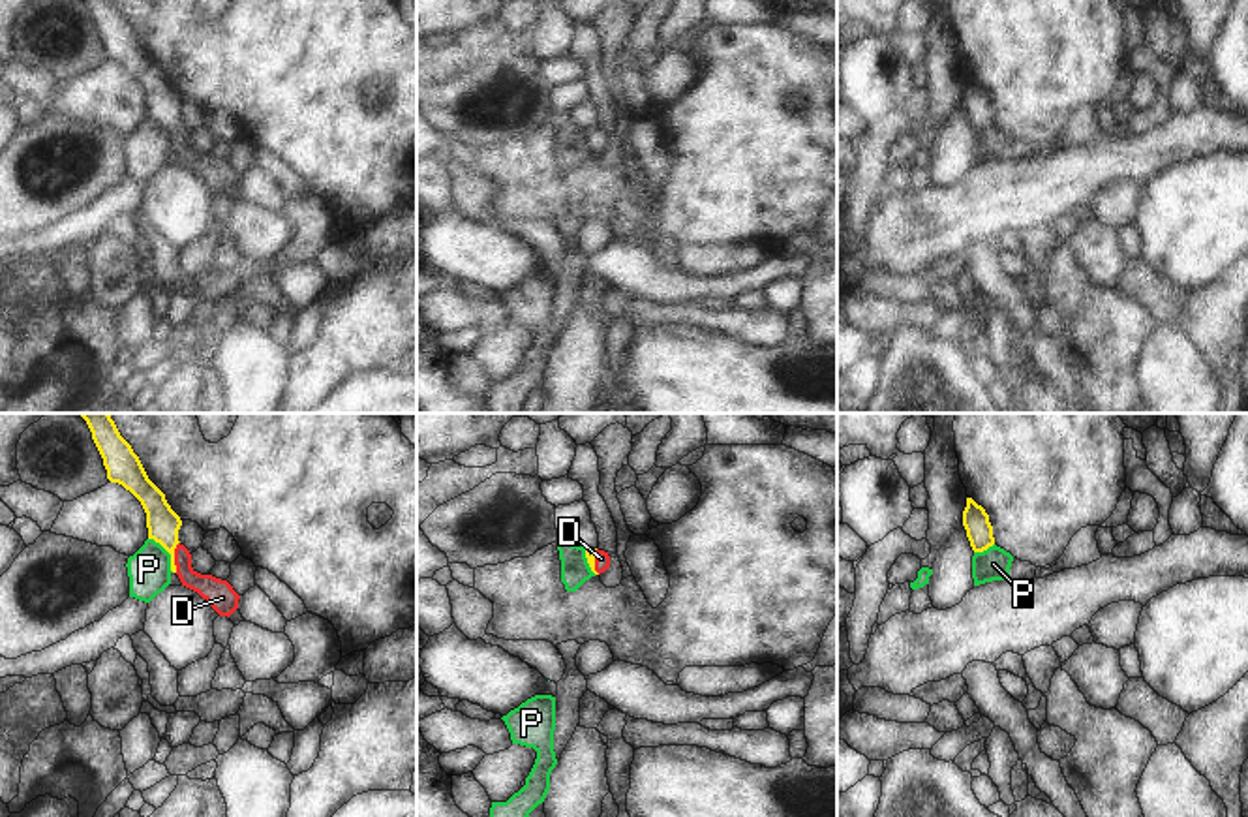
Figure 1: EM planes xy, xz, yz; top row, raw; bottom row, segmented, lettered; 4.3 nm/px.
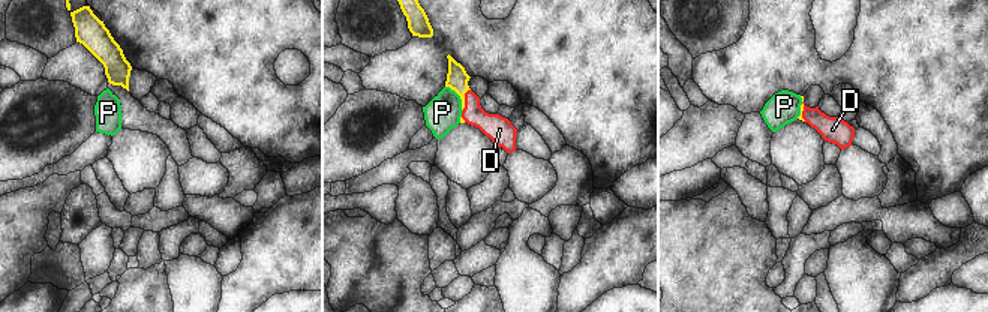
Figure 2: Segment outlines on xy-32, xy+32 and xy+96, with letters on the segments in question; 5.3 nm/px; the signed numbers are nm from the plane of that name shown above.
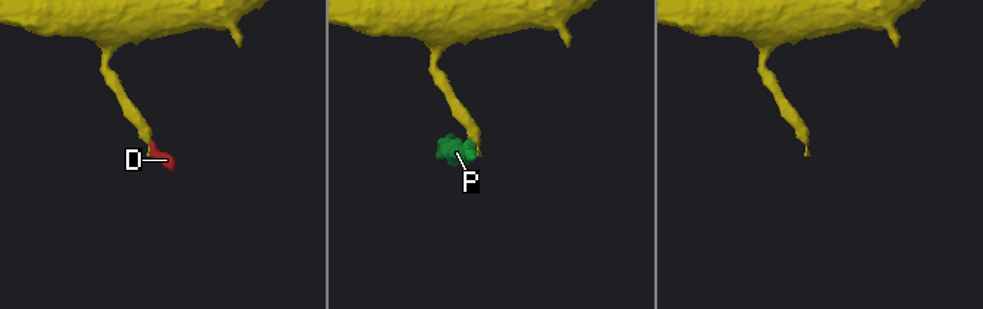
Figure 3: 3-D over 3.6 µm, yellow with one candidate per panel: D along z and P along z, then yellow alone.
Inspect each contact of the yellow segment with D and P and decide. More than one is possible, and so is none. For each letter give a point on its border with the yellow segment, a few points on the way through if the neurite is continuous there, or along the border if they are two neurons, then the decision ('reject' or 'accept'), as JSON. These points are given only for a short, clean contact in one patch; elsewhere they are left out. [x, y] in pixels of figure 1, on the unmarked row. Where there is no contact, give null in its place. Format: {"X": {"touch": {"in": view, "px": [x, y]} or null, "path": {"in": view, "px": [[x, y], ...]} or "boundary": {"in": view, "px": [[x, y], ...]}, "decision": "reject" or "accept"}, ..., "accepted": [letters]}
{"D": {"touch": {"in": "xy", "px": [173, 136]}, "path": {"in": "xy", "px": [[162, 102], [173, 126], [173, 136], [197, 162], [218, 171]]}, "decision": "accept"}, "P": {"touch": {"in": "xy", "px": [167, 130]}, "boundary": {"in": "xy", "px": [[149, 117], [169, 134], [169, 147], [173, 151]]}, "decision": "reject"}, "accepted": ["D"]}

